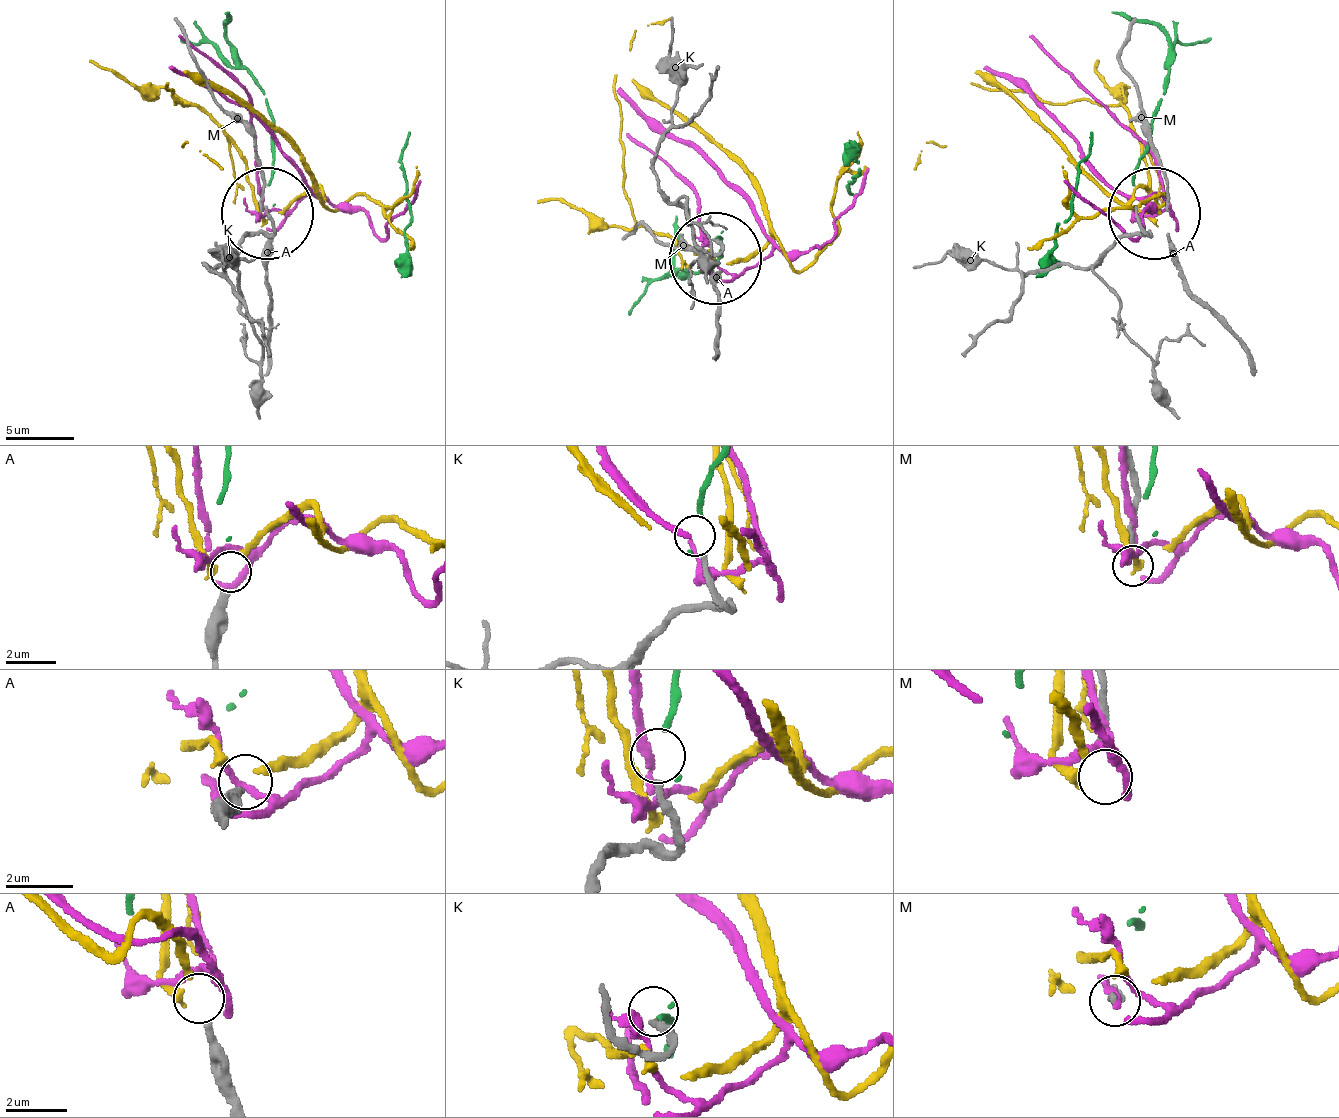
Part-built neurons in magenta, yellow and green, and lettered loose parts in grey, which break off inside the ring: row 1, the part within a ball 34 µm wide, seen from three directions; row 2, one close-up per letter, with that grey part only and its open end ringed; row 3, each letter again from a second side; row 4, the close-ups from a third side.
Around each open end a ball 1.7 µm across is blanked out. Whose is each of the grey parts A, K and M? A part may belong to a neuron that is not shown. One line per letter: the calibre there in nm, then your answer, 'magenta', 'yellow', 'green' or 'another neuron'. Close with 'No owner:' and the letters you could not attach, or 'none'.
A: calibre 320 nm; another neuron
K: calibre 220 nm; another neuron
M: calibre 200 nm; yellow
No owner: A, K

